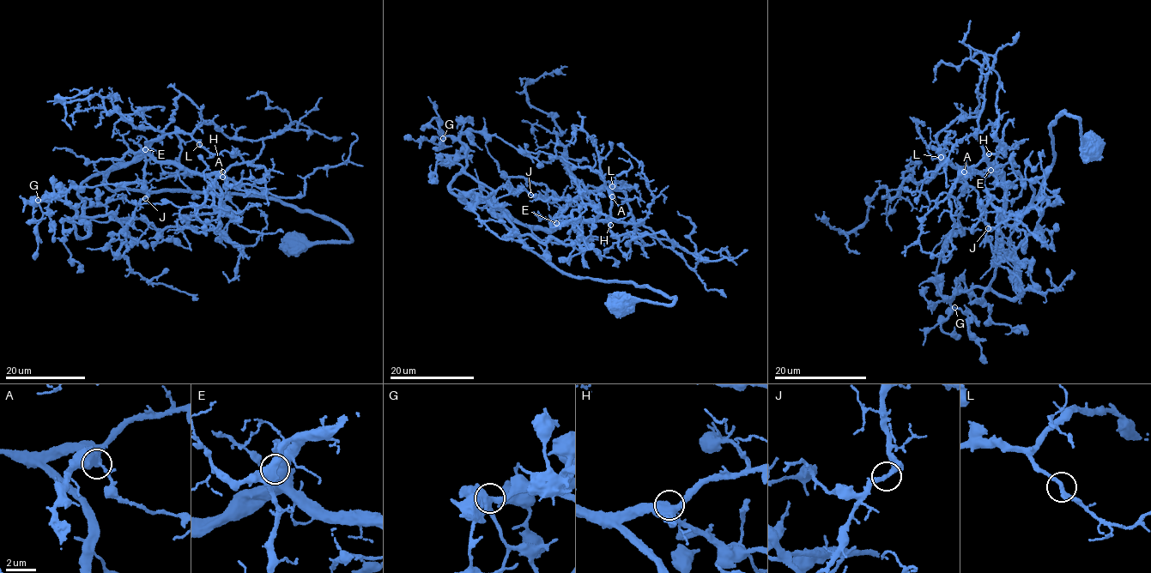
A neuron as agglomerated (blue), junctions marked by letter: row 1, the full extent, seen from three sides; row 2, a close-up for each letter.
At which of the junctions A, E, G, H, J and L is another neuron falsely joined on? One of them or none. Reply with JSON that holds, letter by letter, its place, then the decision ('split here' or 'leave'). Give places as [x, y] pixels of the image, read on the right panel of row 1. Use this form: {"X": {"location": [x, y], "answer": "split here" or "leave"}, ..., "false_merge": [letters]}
{"A": {"location": [964, 171], "answer": "leave"}, "E": {"location": [990, 170], "answer": "leave"}, "G": {"location": [954, 307], "answer": "leave"}, "H": {"location": [989, 153], "answer": "leave"}, "J": {"location": [988, 228], "answer": "leave"}, "L": {"location": [941, 157], "answer": "leave"}, "false_merge": []}

